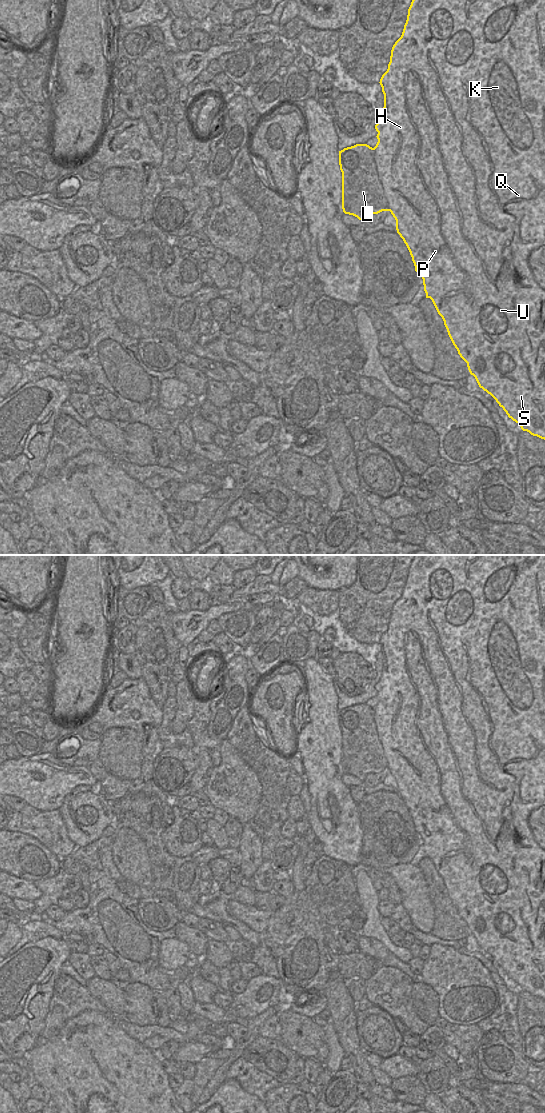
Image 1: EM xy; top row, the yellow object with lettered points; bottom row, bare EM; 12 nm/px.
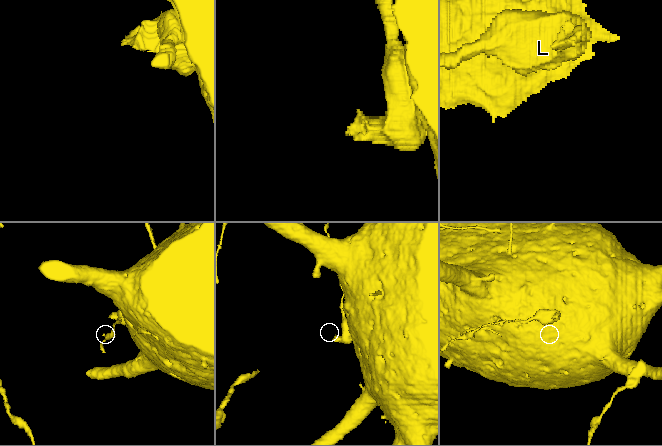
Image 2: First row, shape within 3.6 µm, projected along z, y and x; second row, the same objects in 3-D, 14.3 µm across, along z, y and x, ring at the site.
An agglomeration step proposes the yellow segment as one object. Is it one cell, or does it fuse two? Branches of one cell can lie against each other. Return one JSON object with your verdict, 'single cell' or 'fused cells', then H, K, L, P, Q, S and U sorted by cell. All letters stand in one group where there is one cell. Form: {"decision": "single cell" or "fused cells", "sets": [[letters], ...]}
{"decision": "fused cells", "sets": [["H", "K", "P", "Q", "S", "U"], ["L"]]}

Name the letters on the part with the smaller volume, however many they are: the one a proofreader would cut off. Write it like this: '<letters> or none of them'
L

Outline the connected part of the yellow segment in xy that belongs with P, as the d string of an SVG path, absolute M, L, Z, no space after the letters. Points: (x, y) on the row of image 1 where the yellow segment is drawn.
M412 0L412 2L411 2L411 5L410 5L410 7L409 7L409 9L408 9L408 15L407 15L407 20L406 20L406 23L405 23L405 25L404 25L404 29L403 29L403 32L402 32L402 35L401 35L401 37L400 37L400 38L399 38L399 39L398 39L398 40L397 40L397 41L396 41L396 42L395 42L395 44L394 44L394 45L393 45L393 47L392 47L392 50L391 50L391 56L390 56L390 62L389 62L389 64L388 64L388 69L387 69L387 71L386 71L386 72L385 72L385 73L384 73L384 74L383 74L383 75L382 75L382 77L381 77L381 79L380 79L380 82L379 82L379 83L380 83L380 85L381 85L381 87L382 87L382 92L383 92L383 94L384 94L384 107L383 107L383 112L382 112L382 117L381 117L381 119L380 119L380 120L379 120L379 122L378 122L378 123L377 123L377 124L376 124L376 125L375 125L375 129L376 129L376 131L377 131L377 132L378 132L378 134L377 134L377 136L376 136L376 137L377 137L377 139L378 139L378 142L377 142L377 144L376 144L376 146L375 146L375 147L374 147L374 149L375 149L375 161L376 161L376 166L377 166L377 168L378 168L378 175L379 175L379 179L380 179L380 181L381 181L381 183L382 183L382 185L383 185L383 188L384 188L384 194L385 194L385 196L386 196L386 198L387 198L387 203L388 203L388 209L389 209L389 211L390 211L390 212L391 212L391 214L392 214L392 215L393 215L393 217L394 217L394 218L395 218L395 220L396 220L396 230L397 230L397 233L398 233L398 234L399 234L399 235L400 235L400 237L401 237L401 238L402 238L402 239L403 239L403 241L404 241L404 243L405 243L405 244L406 244L406 246L407 246L407 248L408 248L408 250L409 250L409 252L410 252L410 255L411 255L411 257L412 257L412 261L413 261L413 263L414 263L414 266L415 266L415 271L416 271L416 272L417 272L417 273L418 273L418 274L419 274L419 275L420 275L420 276L421 276L421 277L422 277L422 279L423 279L423 285L424 285L424 291L425 291L425 293L426 293L426 298L430 298L430 299L431 299L431 300L432 300L432 302L433 302L433 304L434 304L434 306L435 306L435 308L436 308L436 310L437 310L437 312L438 312L438 314L439 314L439 315L440 315L440 316L441 316L441 317L442 317L442 319L443 319L443 321L444 321L444 325L445 325L445 327L446 327L446 329L447 329L447 332L448 332L448 335L449 335L449 337L450 337L450 339L451 339L451 341L452 341L452 343L453 343L453 345L454 345L454 346L455 346L455 348L456 348L456 349L457 349L457 351L458 351L458 354L459 354L459 355L460 355L460 357L461 357L461 358L462 358L462 359L463 359L463 360L464 360L464 361L465 361L465 362L466 362L466 363L467 363L467 367L468 367L468 370L469 370L469 372L470 372L470 374L471 374L471 375L473 375L473 376L474 376L474 377L475 377L475 379L476 379L476 381L477 381L477 383L478 383L478 385L479 385L479 387L480 387L480 388L482 388L482 389L483 389L483 390L484 390L484 391L486 391L486 392L487 392L487 393L488 393L488 394L490 394L490 395L491 395L491 396L492 396L492 397L493 397L493 398L494 398L494 399L495 399L495 400L496 400L496 402L497 402L497 403L498 403L498 404L499 404L499 406L500 406L500 407L502 407L502 408L503 408L503 410L504 410L504 411L505 411L505 412L506 412L506 414L507 414L507 415L508 415L508 417L509 417L509 418L511 418L511 419L512 419L512 420L513 420L513 421L515 421L515 422L516 422L516 423L518 423L518 424L519 424L519 426L520 426L520 427L521 427L521 429L522 429L522 430L523 430L523 431L527 431L527 432L529 432L529 433L530 433L530 434L531 434L531 435L533 435L533 436L537 436L537 437L539 437L539 438L541 438L541 439L544 439L544 440L545 440L545 0Z

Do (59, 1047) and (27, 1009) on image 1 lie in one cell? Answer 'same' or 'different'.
different

